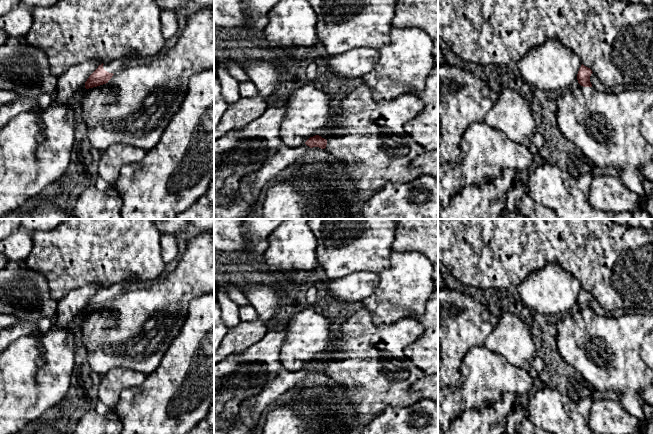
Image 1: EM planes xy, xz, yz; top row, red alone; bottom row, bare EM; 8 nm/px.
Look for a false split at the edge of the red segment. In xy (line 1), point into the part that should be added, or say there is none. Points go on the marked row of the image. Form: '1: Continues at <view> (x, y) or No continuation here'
1: Continues at xy (115, 66)

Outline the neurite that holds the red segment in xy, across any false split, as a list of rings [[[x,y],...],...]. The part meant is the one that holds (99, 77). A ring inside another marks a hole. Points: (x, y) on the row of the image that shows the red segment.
[[[133,55],[125,56],[121,59],[111,61],[106,64],[101,64],[98,68],[89,76],[85,82],[85,88],[93,88],[108,83],[114,74],[123,69],[123,62],[127,59],[134,58]]]

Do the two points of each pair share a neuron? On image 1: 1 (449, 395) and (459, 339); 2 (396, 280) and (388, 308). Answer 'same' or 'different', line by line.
1: different
2: same

